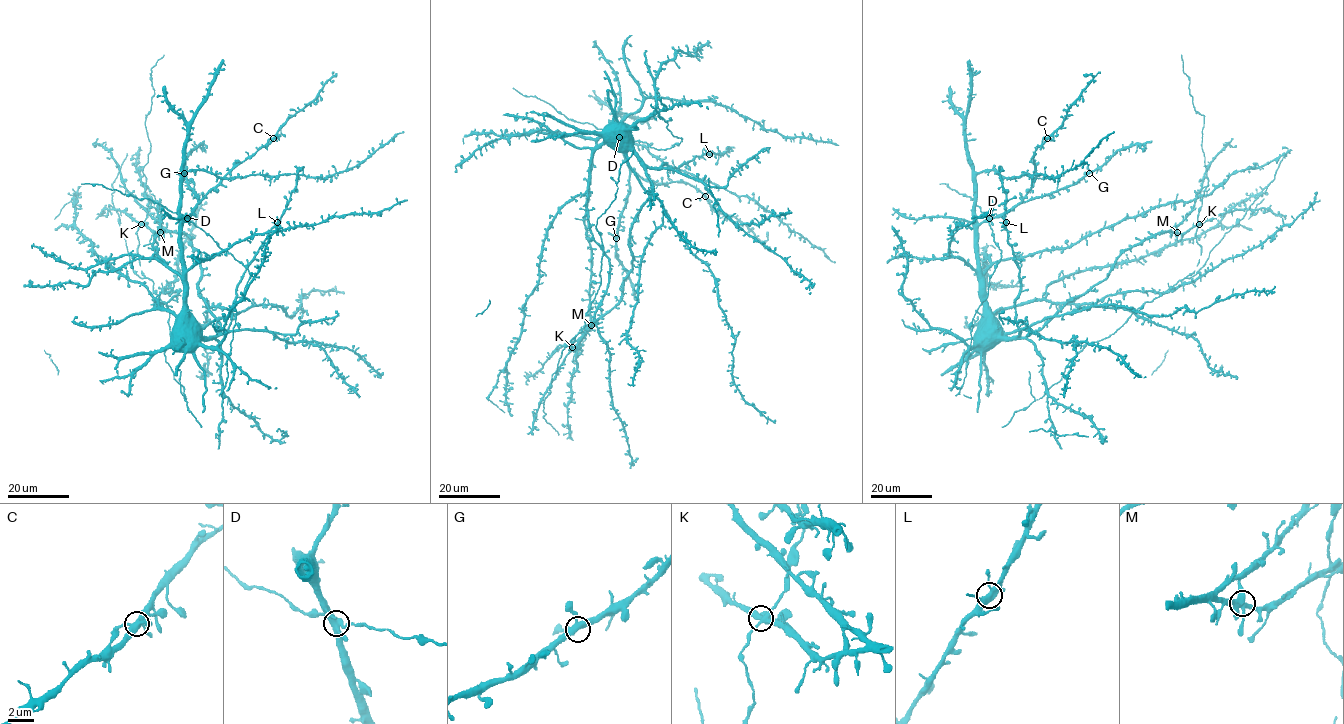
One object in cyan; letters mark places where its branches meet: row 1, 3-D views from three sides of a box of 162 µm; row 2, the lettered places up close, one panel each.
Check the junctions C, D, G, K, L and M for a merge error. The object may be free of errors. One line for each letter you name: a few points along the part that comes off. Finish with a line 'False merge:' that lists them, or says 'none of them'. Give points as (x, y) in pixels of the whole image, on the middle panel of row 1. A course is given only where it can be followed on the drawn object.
False merge: none of them

